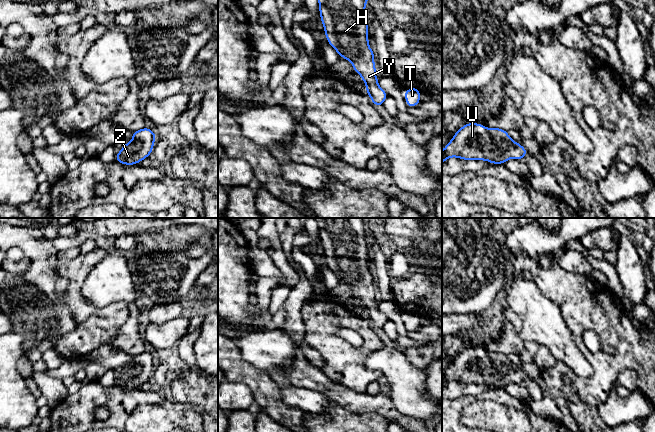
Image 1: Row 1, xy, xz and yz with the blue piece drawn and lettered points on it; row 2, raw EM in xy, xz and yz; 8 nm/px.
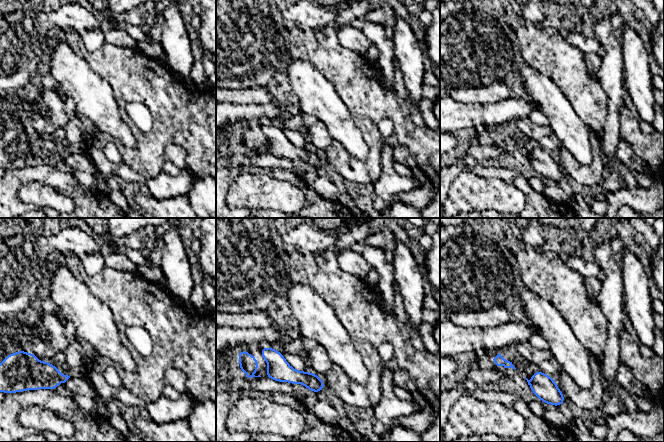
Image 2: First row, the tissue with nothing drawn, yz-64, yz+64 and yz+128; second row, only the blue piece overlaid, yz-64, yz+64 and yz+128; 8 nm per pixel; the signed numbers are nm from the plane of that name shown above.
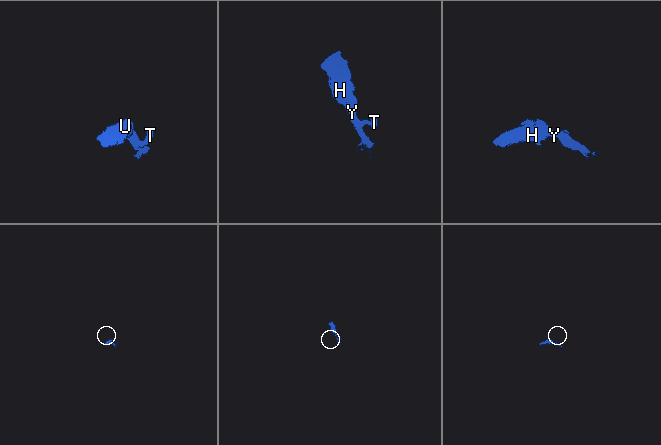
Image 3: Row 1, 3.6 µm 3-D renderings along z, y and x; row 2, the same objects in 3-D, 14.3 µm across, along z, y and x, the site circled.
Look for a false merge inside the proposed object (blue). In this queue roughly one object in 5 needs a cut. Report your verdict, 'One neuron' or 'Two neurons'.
One neuron

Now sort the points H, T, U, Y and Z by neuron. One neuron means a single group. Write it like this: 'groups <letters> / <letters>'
groups H T U Y Z

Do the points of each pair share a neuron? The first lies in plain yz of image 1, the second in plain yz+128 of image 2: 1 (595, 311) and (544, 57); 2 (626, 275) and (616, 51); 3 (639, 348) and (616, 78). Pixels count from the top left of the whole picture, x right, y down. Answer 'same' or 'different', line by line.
1: same
2: different
3: different

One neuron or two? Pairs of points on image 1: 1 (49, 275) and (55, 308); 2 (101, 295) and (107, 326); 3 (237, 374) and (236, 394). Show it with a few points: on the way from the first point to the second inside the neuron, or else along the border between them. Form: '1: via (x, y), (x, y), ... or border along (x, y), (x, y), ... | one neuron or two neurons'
1: via (49, 283), (49, 300) | one neuron
2: border along (83, 298), (96, 307), (115, 302), (126, 304) | two neurons
3: border along (228, 381), (245, 384), (250, 389), (254, 399) | two neurons

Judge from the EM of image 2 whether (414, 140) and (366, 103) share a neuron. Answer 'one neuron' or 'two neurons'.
one neuron

